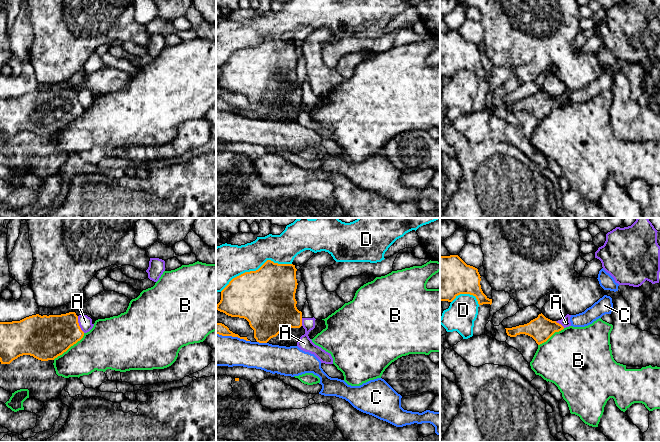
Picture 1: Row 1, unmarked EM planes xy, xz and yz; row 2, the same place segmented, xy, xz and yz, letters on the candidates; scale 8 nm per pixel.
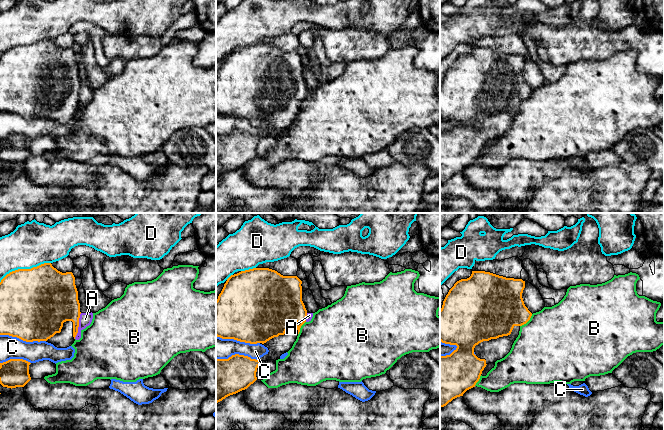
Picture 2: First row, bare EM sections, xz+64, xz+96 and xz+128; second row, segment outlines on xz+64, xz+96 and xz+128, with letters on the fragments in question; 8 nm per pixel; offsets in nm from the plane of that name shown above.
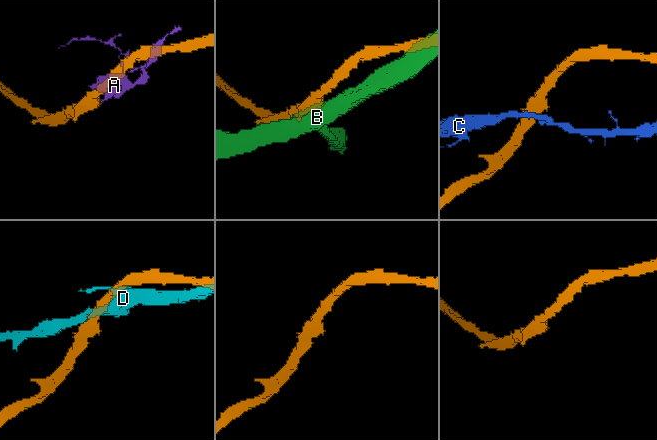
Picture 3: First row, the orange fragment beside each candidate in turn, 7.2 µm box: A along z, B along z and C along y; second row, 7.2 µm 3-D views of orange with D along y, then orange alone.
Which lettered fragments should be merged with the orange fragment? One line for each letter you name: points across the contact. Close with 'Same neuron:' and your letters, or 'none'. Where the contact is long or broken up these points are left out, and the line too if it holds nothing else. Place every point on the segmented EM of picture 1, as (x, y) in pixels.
Same neuron: none

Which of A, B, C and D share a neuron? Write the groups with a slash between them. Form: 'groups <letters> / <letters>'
groups A / B / C / D

